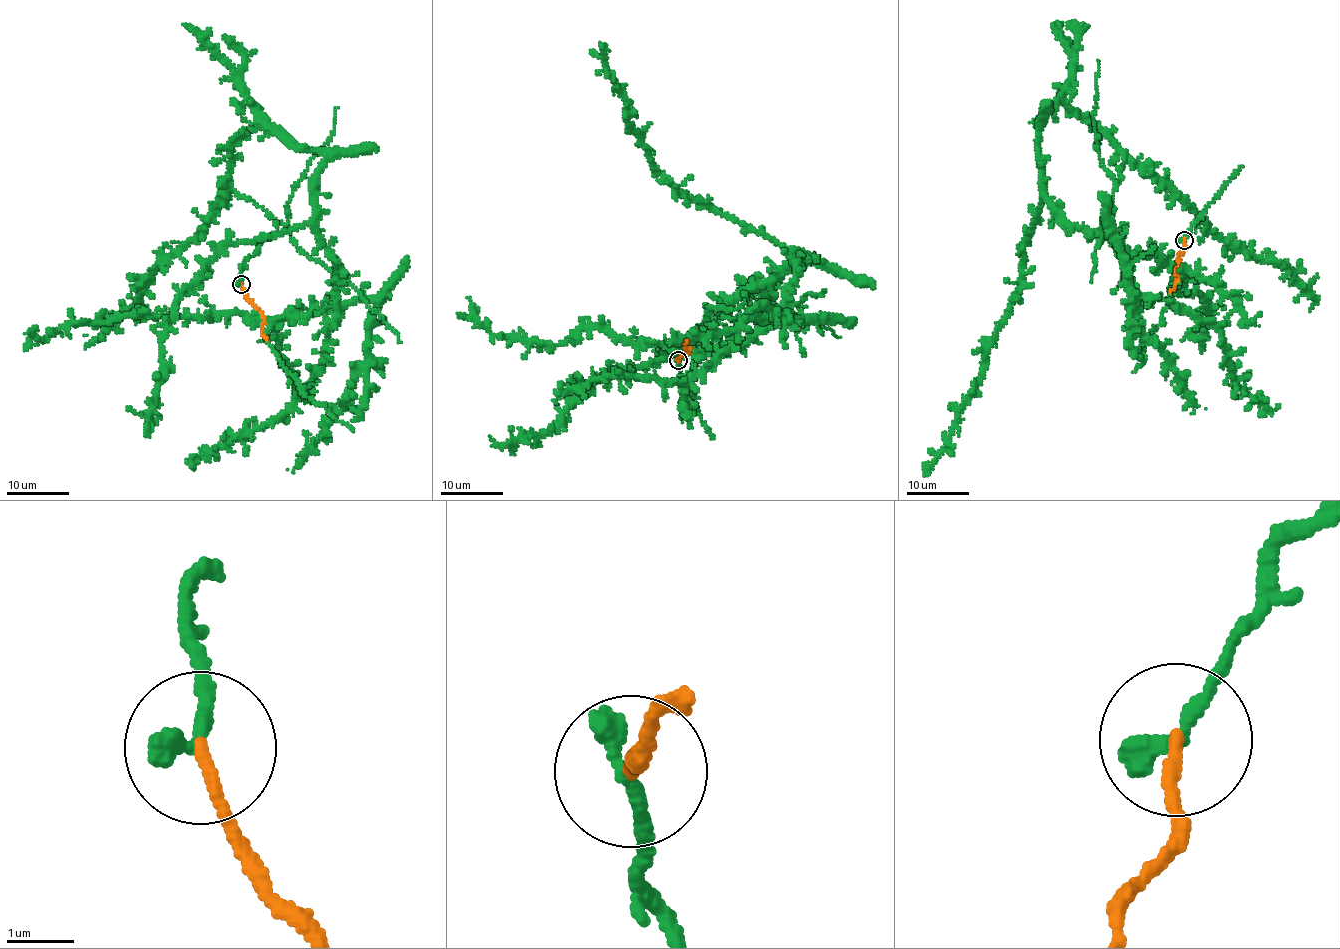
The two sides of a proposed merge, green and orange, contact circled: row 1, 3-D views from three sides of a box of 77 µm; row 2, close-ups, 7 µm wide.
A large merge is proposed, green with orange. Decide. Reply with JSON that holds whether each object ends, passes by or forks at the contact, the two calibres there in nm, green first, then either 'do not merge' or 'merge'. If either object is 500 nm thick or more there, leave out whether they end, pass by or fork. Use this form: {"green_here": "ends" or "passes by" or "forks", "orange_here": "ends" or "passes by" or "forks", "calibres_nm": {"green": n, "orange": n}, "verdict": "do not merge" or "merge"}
{"green_here": "ends", "orange_here": "ends", "calibres_nm": {"green": 340, "orange": 180}, "verdict": "merge"}

